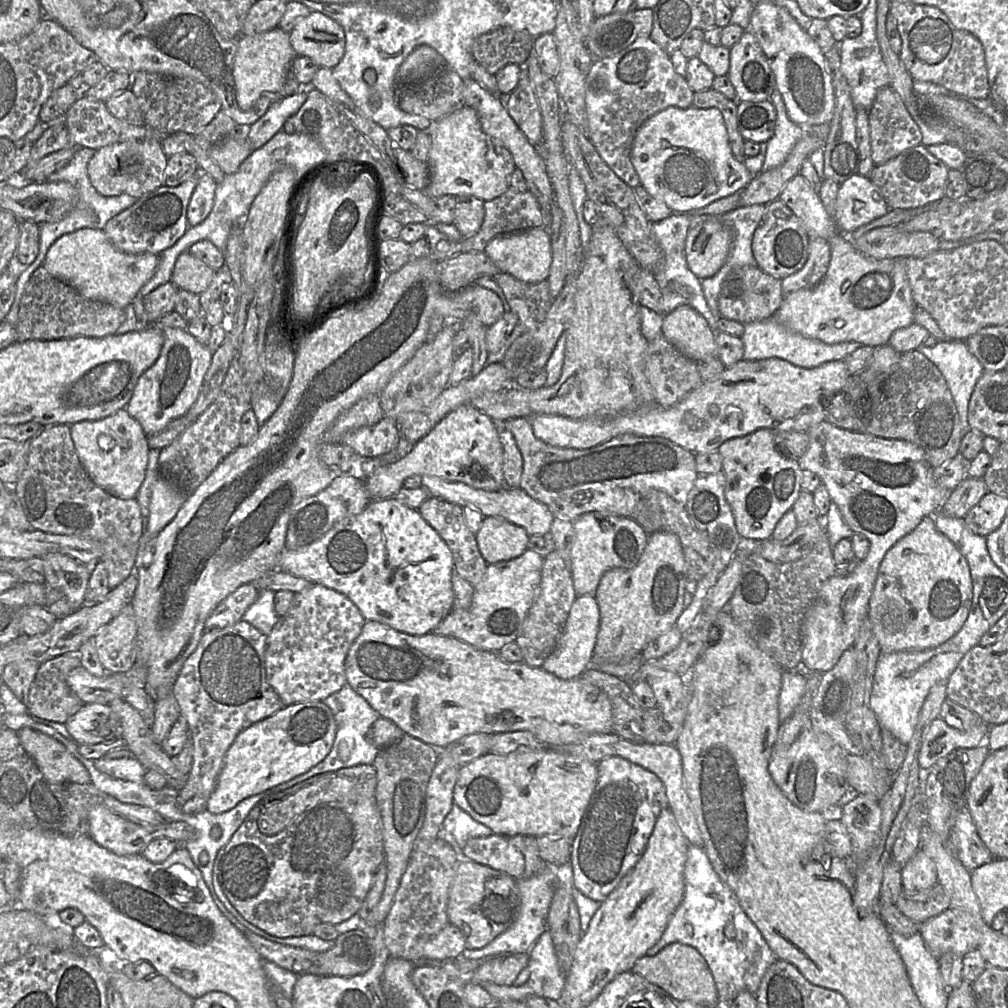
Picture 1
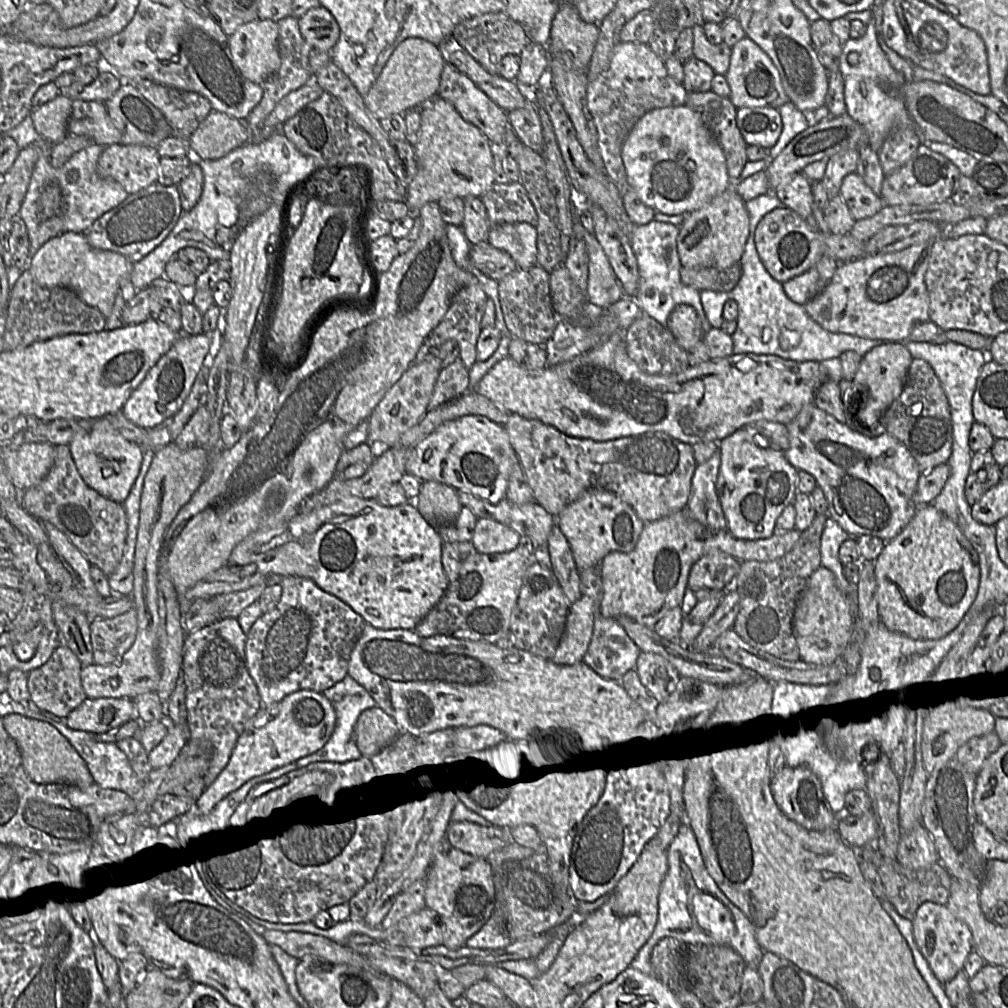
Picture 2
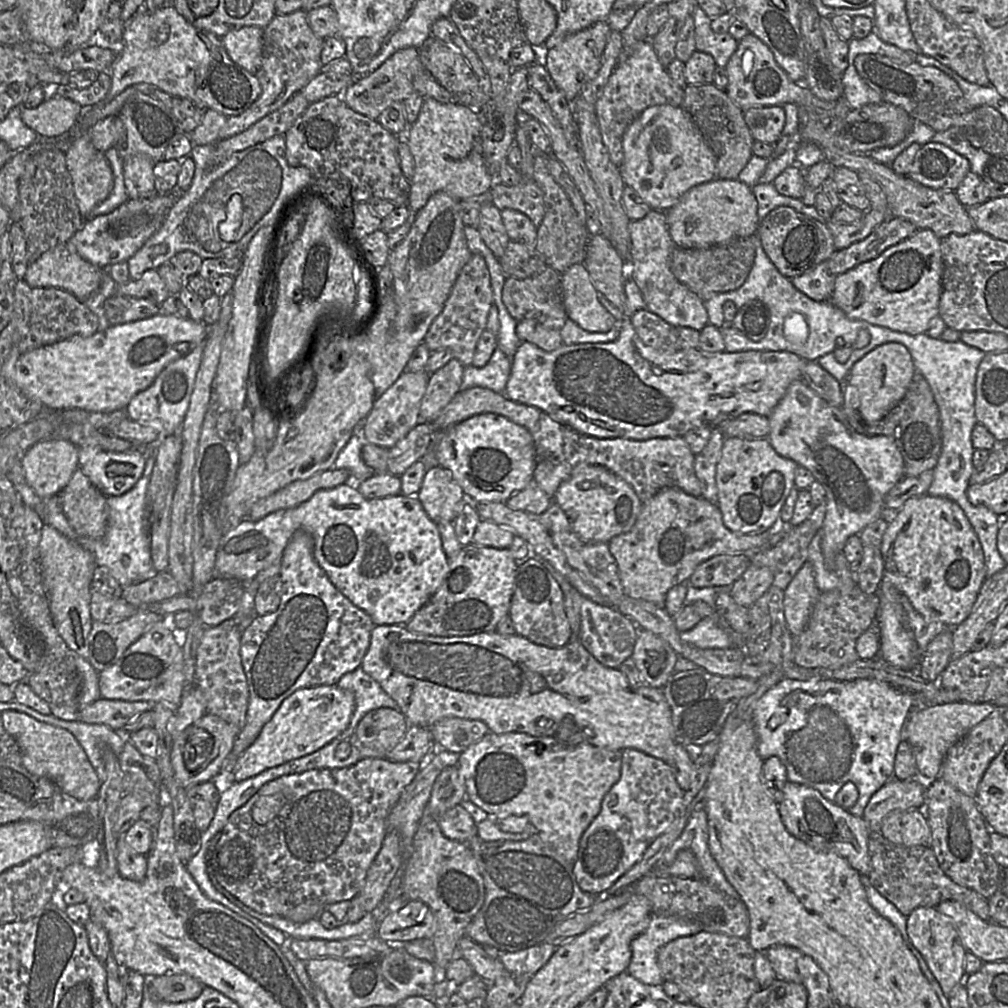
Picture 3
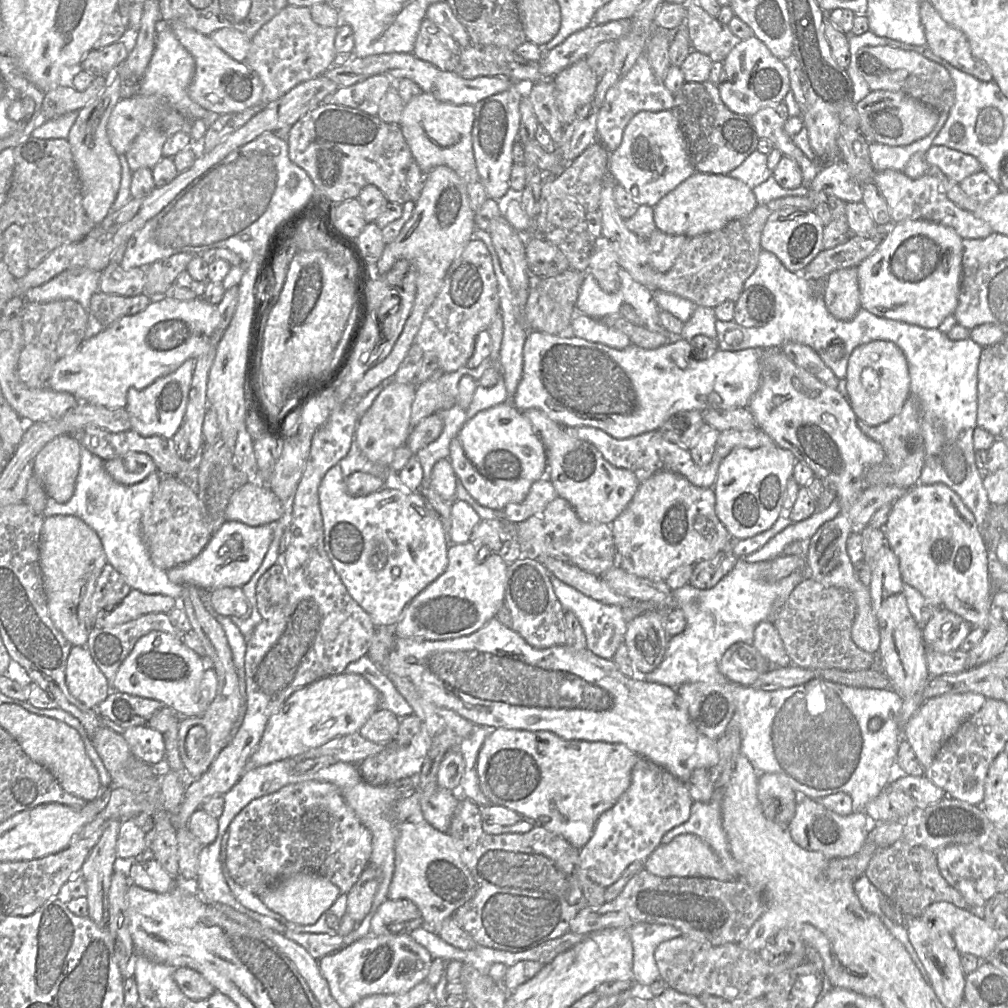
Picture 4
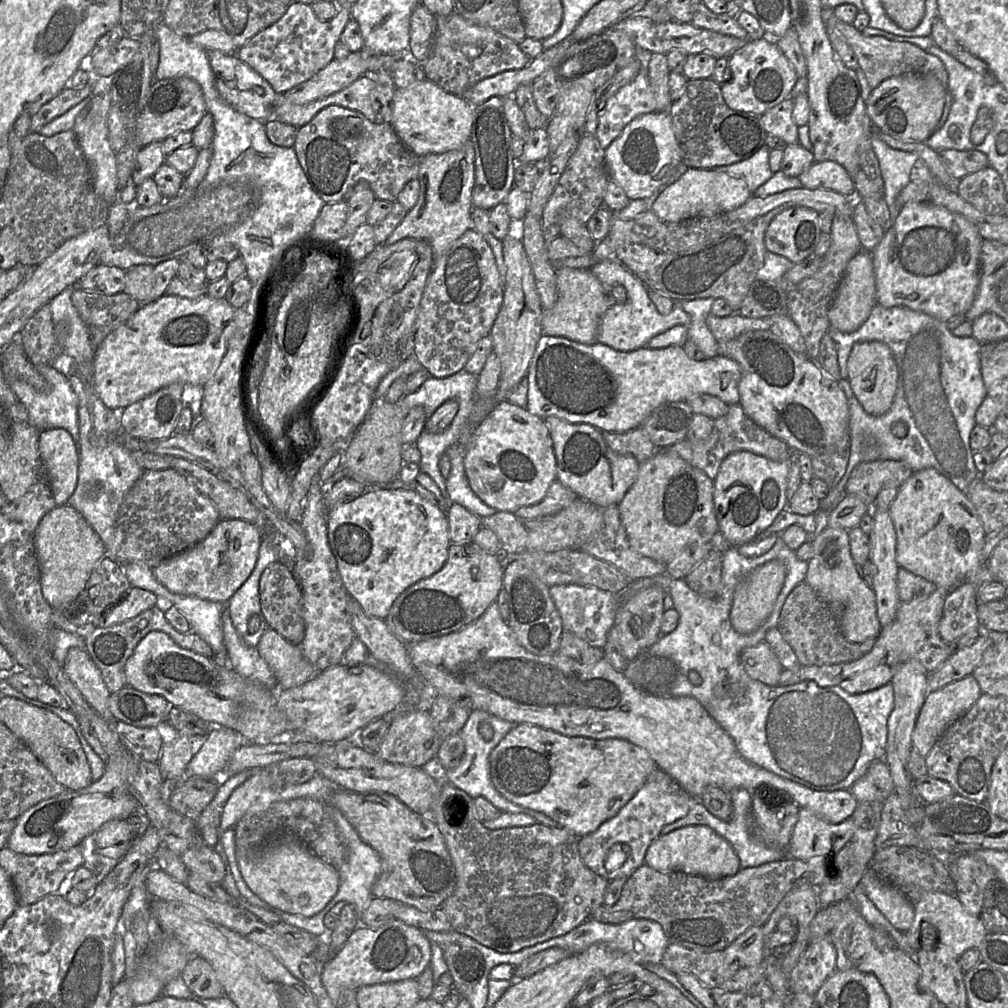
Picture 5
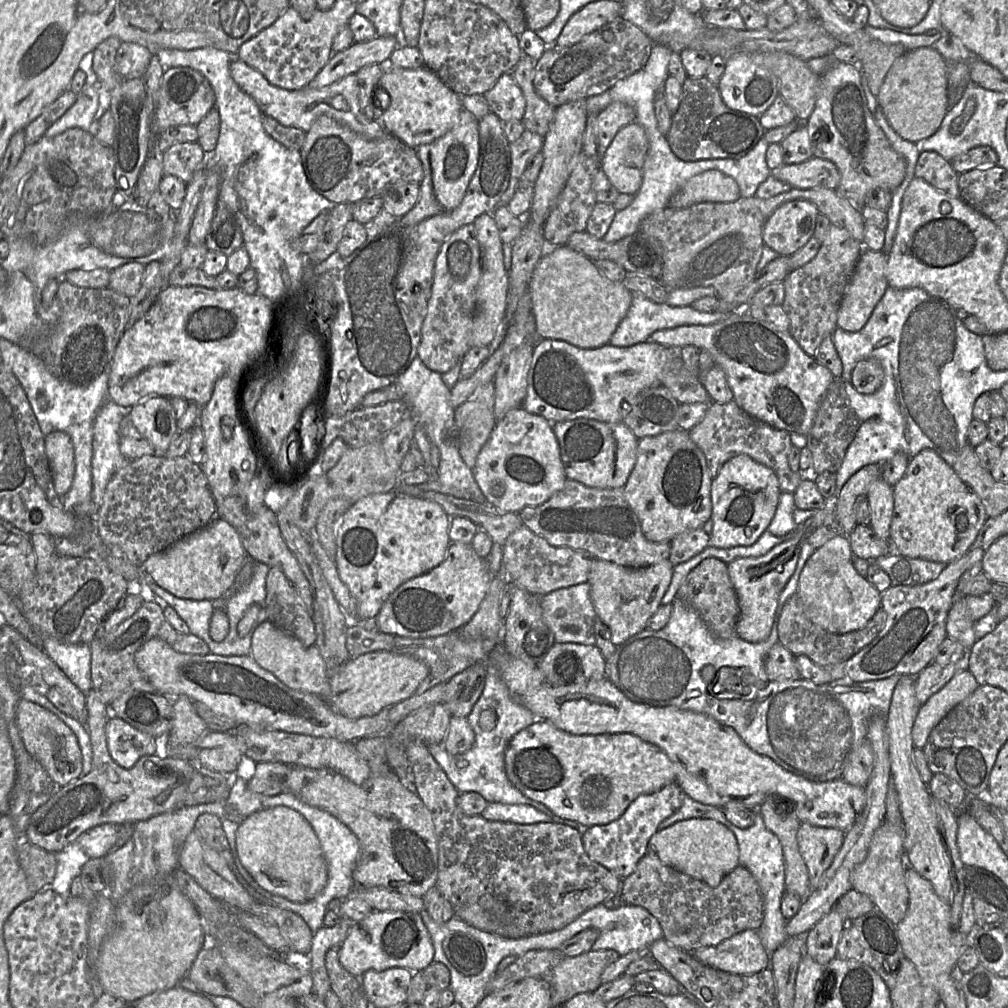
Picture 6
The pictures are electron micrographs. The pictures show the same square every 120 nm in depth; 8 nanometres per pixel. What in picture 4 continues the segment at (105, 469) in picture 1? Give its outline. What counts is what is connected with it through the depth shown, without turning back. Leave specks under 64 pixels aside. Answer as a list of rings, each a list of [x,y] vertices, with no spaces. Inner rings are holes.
[[[138,452],[106,460],[104,467],[116,482],[124,485],[138,483],[157,470],[150,456]]]

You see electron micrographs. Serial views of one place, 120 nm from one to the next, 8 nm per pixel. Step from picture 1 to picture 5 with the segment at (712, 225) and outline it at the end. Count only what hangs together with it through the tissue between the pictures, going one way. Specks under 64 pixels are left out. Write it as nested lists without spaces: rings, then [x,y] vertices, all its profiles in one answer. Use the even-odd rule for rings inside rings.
[[[688,168],[675,182],[661,189],[651,210],[664,222],[675,223],[688,218],[713,216],[742,206],[753,194],[741,178],[712,169]]]

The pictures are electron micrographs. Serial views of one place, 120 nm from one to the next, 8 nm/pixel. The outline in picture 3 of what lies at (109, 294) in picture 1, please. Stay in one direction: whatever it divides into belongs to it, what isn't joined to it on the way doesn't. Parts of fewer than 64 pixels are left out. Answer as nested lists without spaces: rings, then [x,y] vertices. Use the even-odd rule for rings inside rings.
[[[64,243],[49,249],[37,260],[29,264],[24,279],[32,288],[64,289],[84,302],[98,290],[104,272],[107,272],[107,269],[99,268],[86,261]]]

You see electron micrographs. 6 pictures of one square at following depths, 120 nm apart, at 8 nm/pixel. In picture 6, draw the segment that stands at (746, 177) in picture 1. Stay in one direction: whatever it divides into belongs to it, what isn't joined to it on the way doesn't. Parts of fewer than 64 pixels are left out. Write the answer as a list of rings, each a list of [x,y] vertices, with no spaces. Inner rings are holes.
[[[636,121],[622,127],[600,158],[600,168],[621,194],[635,195],[642,184],[642,171],[649,143]]]

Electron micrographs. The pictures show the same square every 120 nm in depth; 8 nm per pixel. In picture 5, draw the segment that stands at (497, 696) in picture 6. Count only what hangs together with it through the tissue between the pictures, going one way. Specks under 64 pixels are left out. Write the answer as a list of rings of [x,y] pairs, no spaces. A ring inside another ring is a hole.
[[[473,710],[463,729],[460,731],[461,737],[465,742],[464,756],[460,764],[455,769],[446,770],[448,782],[467,793],[472,799],[477,797],[483,797],[487,799],[501,812],[526,814],[533,817],[539,824],[545,825],[547,827],[561,828],[555,820],[551,819],[547,815],[508,801],[496,791],[492,784],[489,765],[490,754],[492,750],[500,743],[500,741],[508,734],[508,732],[515,727],[515,725],[517,724],[502,720],[487,712]],[[483,723],[488,723],[493,727],[494,735],[490,741],[484,740],[479,732],[479,727]]]

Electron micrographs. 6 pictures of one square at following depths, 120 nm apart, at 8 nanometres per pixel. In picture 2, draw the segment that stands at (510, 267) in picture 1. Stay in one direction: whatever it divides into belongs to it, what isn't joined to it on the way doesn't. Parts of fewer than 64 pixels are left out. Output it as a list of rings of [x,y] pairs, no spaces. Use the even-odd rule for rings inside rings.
[[[504,223],[492,226],[487,242],[507,252],[518,269],[537,265],[537,229],[525,223]]]

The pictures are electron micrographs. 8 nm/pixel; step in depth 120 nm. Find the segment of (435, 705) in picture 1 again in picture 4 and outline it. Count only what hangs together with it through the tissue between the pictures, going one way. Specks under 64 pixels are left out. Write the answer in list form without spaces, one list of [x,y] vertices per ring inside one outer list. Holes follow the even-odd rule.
[[[496,616],[474,633],[455,639],[413,640],[397,637],[394,648],[389,654],[388,669],[398,676],[408,678],[424,699],[434,703],[438,707],[449,709],[457,713],[476,726],[488,726],[495,729],[525,730],[533,732],[548,731],[568,741],[576,740],[623,744],[639,757],[644,757],[654,762],[684,783],[689,779],[694,770],[698,768],[705,768],[709,770],[719,762],[717,742],[698,731],[689,717],[686,704],[677,694],[676,689],[659,683],[647,682],[641,676],[637,678],[629,678],[621,673],[618,666],[612,659],[608,660],[601,658],[587,648],[575,649],[567,645],[552,646],[546,649],[534,648],[512,628],[505,627]]]

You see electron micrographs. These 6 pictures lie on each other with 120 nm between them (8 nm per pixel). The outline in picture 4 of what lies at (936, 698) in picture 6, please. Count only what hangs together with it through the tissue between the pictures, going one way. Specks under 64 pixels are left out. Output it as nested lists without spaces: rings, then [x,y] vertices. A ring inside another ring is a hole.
[[[977,693],[943,694],[923,702],[904,728],[904,739],[913,749],[918,761],[926,770],[933,763],[941,746],[959,727],[984,705],[986,698]]]

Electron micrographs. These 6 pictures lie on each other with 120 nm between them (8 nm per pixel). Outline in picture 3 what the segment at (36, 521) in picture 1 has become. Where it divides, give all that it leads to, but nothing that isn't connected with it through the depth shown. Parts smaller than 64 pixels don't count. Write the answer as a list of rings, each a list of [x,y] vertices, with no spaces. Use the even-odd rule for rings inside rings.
[[[79,467],[58,495],[63,513],[76,533],[89,538],[105,534],[109,513],[106,496],[91,484]]]

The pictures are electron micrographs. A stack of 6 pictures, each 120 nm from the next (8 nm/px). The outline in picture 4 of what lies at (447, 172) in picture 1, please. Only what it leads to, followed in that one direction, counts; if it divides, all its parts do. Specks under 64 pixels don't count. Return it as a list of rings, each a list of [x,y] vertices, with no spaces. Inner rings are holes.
[[[422,92],[404,105],[399,127],[411,151],[414,162],[424,175],[437,166],[447,166],[460,176],[465,184],[470,207],[476,213],[488,198],[480,181],[472,148],[474,106],[441,102]]]

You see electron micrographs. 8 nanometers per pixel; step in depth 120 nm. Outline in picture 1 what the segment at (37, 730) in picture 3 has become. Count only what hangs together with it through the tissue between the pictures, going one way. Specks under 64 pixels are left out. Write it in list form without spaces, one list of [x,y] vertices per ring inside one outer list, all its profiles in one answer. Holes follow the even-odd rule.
[[[31,728],[20,729],[17,736],[49,782],[90,783],[88,770],[61,742]]]

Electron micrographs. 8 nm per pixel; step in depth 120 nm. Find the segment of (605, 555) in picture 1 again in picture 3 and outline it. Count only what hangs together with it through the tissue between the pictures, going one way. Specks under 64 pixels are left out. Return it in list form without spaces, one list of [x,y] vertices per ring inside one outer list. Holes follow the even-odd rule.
[[[592,464],[575,467],[571,477],[557,489],[554,501],[567,515],[576,535],[590,543],[608,543],[613,537],[628,532],[643,504],[625,480],[602,466]]]

